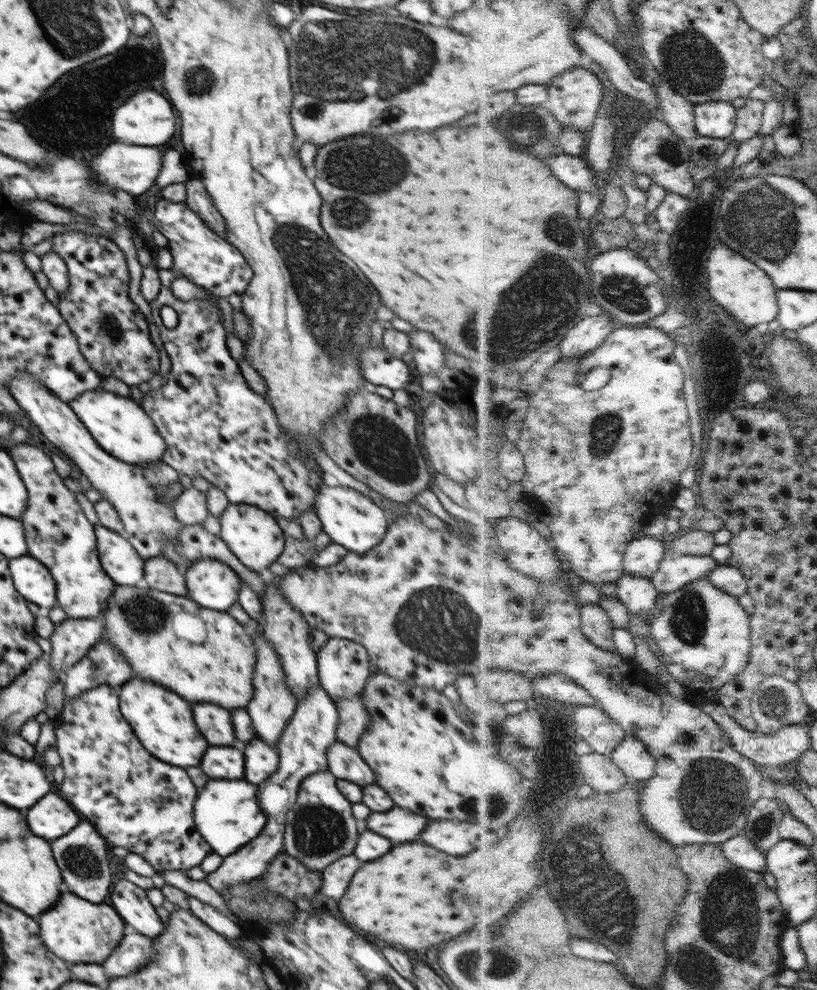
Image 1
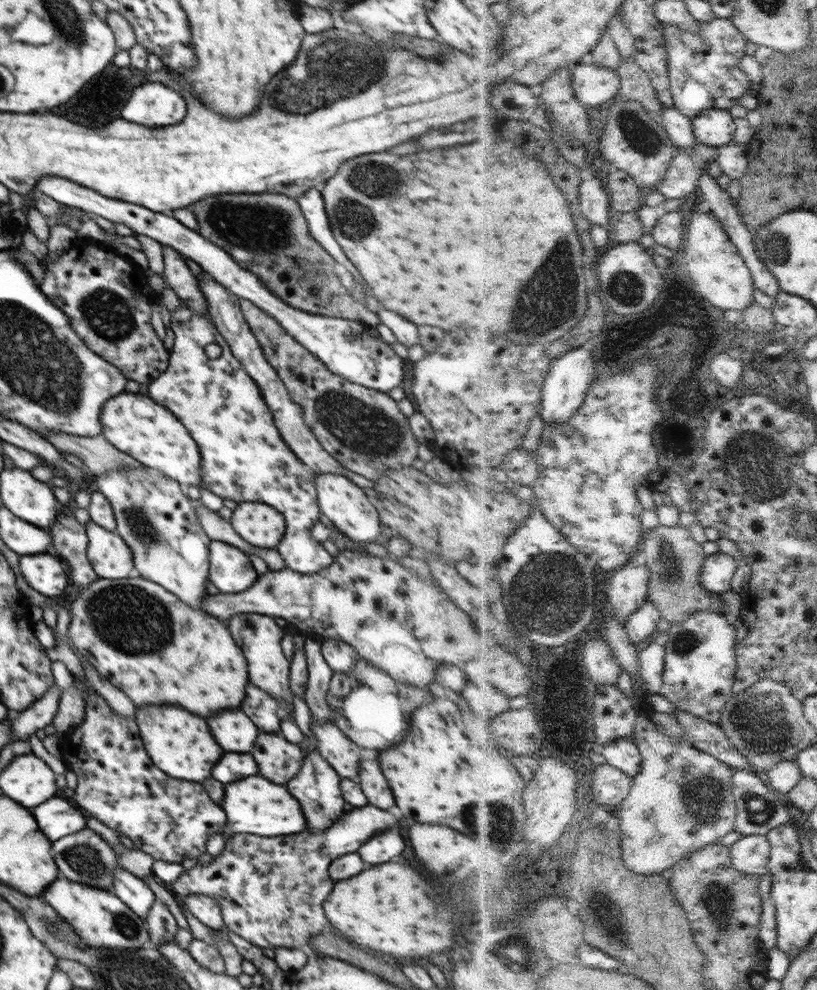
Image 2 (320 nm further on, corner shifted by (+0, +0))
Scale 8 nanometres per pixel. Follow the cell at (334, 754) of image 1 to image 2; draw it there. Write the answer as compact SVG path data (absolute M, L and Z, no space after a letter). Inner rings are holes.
M334 722L310 723L310 730L317 742L316 750L322 758L341 776L359 782L359 760L361 747L348 739Z

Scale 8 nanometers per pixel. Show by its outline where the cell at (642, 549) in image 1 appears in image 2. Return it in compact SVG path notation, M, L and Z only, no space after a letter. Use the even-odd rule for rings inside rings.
M626 565L610 581L604 597L615 614L626 624L649 601L652 569L645 566Z

